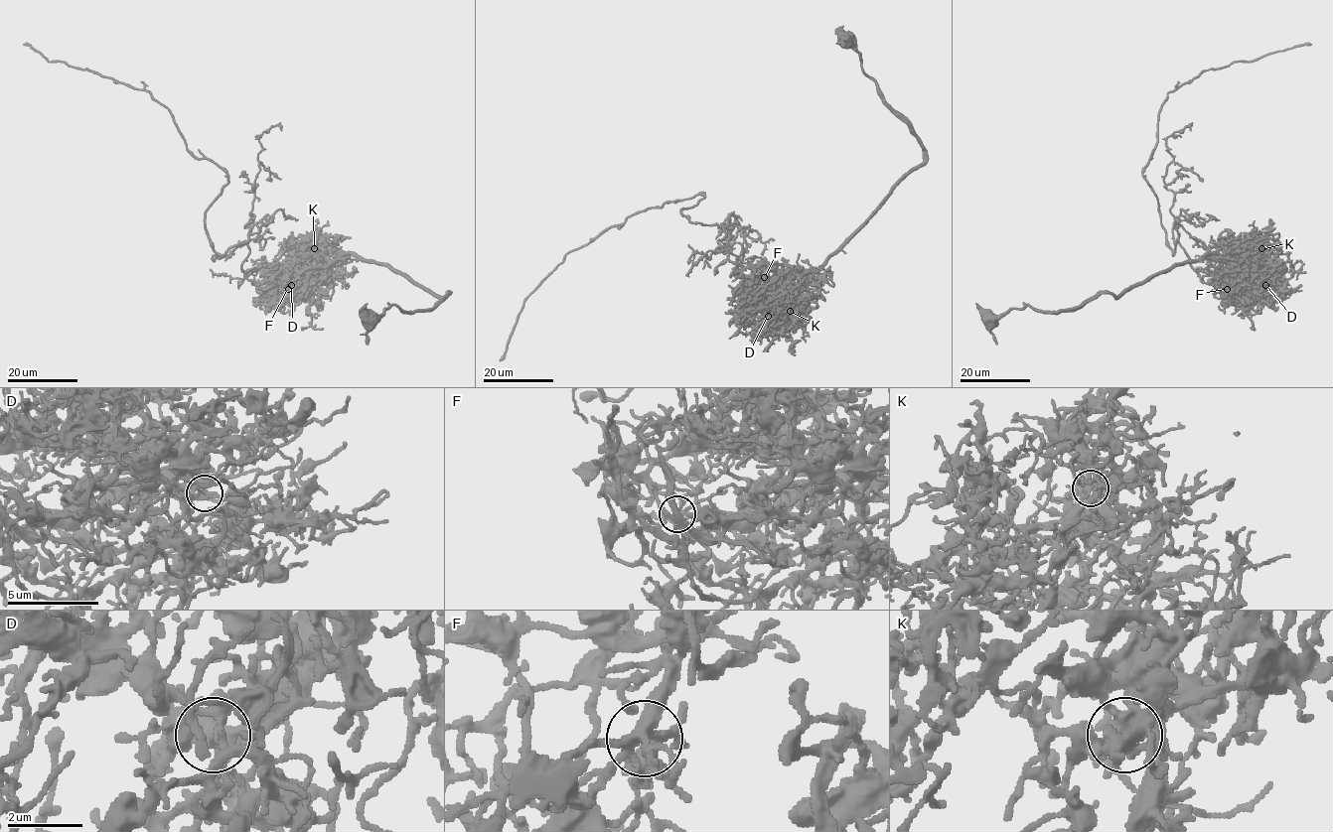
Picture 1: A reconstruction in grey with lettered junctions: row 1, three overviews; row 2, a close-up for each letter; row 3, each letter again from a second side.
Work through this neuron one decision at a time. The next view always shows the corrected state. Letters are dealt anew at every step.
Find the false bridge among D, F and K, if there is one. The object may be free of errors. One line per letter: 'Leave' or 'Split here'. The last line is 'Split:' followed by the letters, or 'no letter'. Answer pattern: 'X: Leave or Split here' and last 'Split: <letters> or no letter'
D: Leave
F: Leave
K: Split here
Split: K

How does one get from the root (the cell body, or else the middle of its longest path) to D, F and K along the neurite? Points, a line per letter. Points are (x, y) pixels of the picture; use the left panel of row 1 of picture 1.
D: (372, 321), (391, 305), (429, 311), (447, 292), (435, 297), (407, 275), (352, 253), (306, 268), (291, 285)
F: (372, 321), (391, 305), (429, 311), (447, 292), (435, 297), (407, 275), (351, 253), (307, 267), (288, 289)
K: (372, 321), (391, 305), (429, 311), (447, 292), (435, 297), (407, 275), (352, 253), (323, 263), (313, 248)

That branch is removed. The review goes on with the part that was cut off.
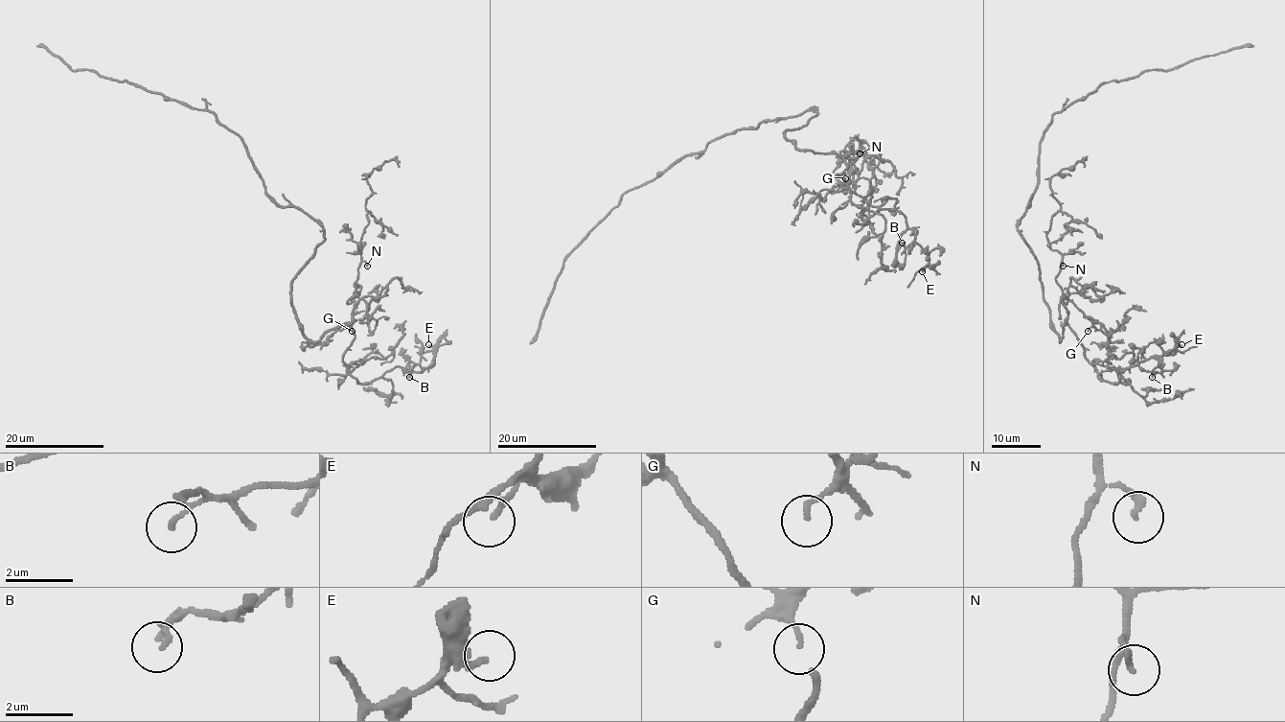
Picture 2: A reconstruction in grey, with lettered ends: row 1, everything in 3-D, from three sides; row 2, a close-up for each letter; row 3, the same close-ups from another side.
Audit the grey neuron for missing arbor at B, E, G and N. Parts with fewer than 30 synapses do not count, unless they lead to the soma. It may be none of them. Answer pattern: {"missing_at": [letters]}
{"missing_at": []}

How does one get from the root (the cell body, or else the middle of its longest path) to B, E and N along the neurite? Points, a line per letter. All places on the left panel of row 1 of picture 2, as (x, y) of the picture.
B: (311, 216), (300, 331), (349, 325), (358, 383), (418, 364), (409, 377)
E: (311, 216), (300, 331), (349, 325), (358, 383), (424, 370), (428, 344)
N: (311, 216), (324, 240), (290, 292), (308, 338), (317, 341), (351, 321), (358, 266), (367, 266)

